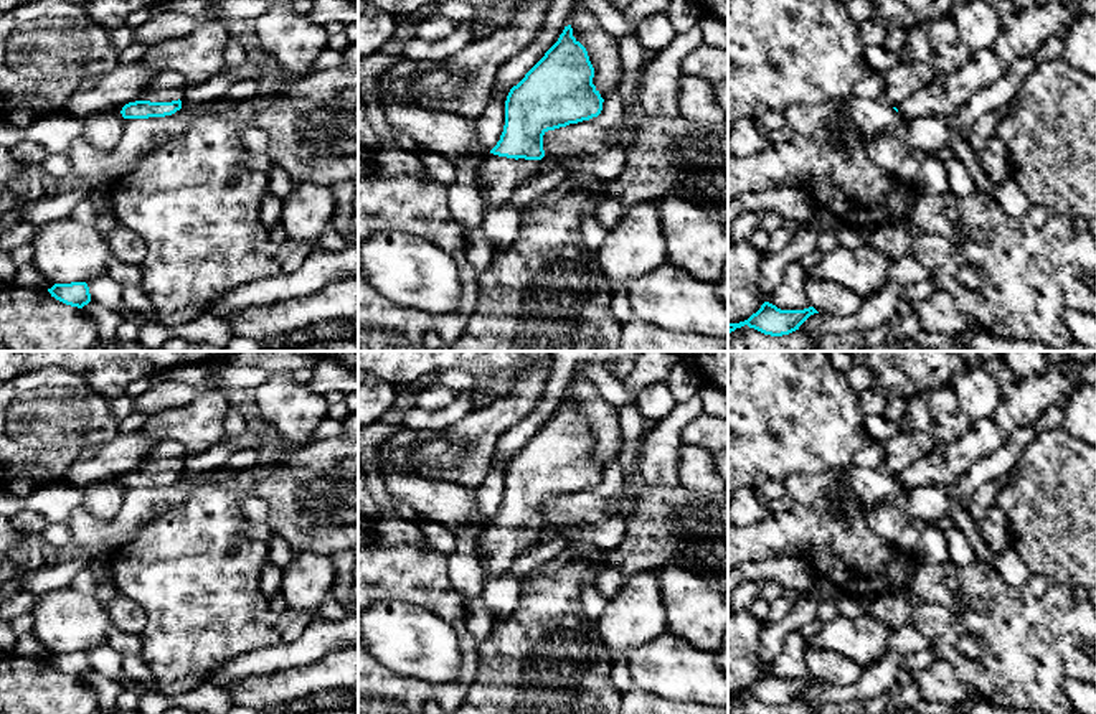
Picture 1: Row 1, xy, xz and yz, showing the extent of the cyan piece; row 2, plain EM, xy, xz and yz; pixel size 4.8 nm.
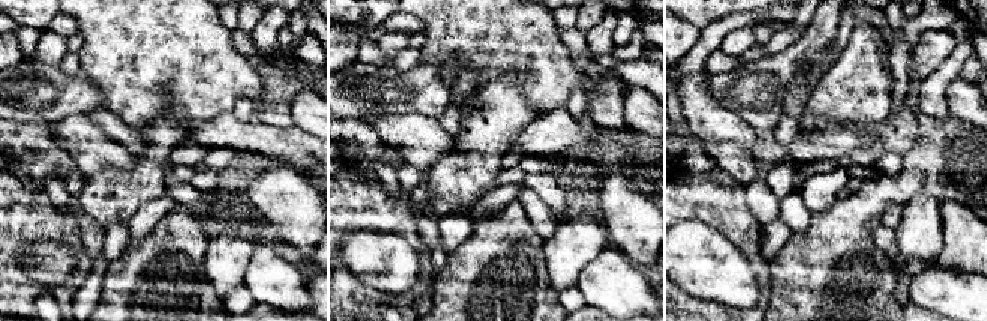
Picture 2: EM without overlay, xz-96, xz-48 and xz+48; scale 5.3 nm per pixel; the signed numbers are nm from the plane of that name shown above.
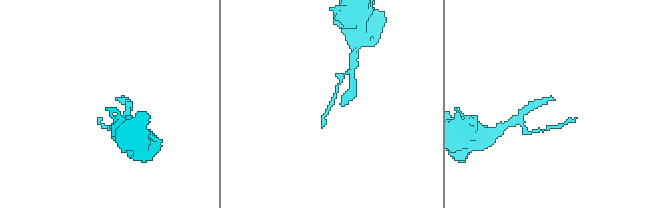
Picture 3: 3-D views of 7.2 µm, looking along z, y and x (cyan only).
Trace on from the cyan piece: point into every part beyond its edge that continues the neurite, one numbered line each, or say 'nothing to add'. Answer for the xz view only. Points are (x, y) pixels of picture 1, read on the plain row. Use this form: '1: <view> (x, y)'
1: xz (497, 548)

